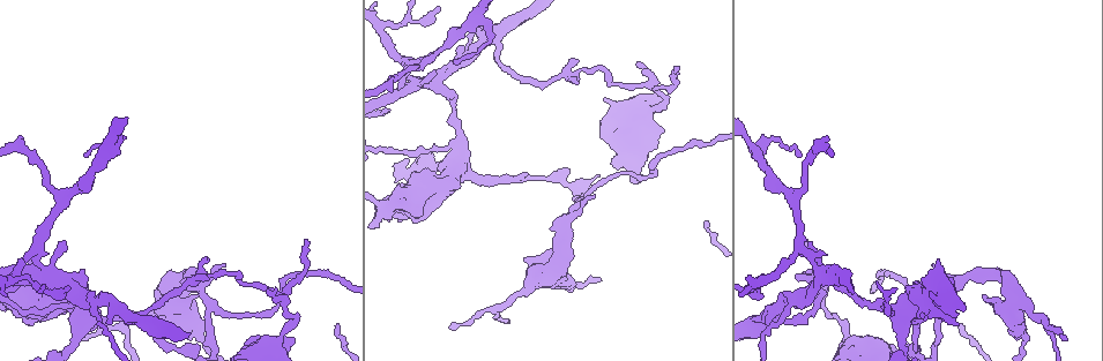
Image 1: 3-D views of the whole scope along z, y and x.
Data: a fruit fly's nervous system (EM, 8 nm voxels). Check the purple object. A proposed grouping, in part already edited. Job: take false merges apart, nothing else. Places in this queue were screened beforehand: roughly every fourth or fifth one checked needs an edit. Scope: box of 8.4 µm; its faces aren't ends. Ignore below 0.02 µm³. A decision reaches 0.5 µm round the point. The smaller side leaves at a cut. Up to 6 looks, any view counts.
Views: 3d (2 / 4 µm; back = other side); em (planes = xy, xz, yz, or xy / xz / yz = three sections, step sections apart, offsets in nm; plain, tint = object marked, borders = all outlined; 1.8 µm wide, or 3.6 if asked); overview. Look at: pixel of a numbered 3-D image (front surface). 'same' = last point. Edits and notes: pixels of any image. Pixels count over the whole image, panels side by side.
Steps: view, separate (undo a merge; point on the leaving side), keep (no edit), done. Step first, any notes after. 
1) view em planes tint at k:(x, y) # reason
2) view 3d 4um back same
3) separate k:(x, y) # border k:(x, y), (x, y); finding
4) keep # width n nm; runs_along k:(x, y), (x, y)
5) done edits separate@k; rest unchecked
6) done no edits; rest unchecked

view 3d 4um back at 1:(1013, 293) # three-way junction

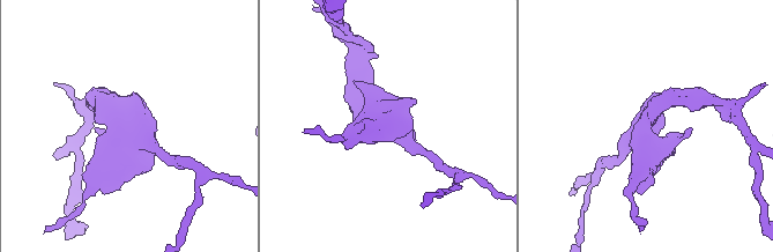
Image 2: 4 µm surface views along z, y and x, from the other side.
view em planes tint at 2:(121, 127) # now the EM

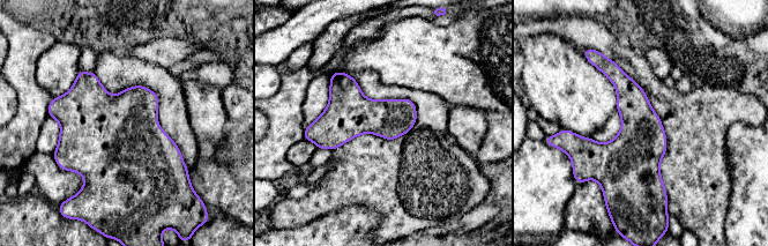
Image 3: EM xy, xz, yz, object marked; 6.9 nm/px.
keep # continuous, no second cell

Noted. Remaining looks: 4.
view em planes tint at 1:(437, 75) # sharp bend

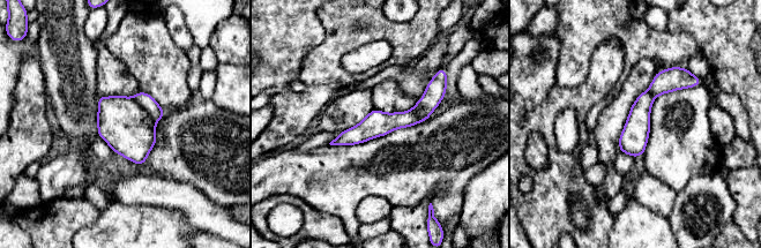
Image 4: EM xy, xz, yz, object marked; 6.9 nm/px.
separate 4:(122, 122) # border 4:(133, 98), (154, 121); a second cell is stuck on

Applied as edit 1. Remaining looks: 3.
view 3d 4um at 1:(167, 344) # narrows sharply

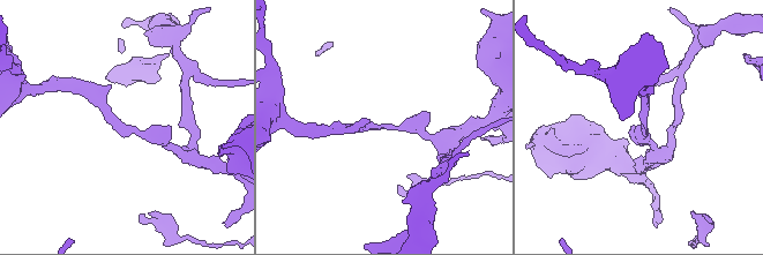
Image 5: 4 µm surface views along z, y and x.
view em xz step 4 tint at 5:(381, 123) # arm_widths 180, 190 nm

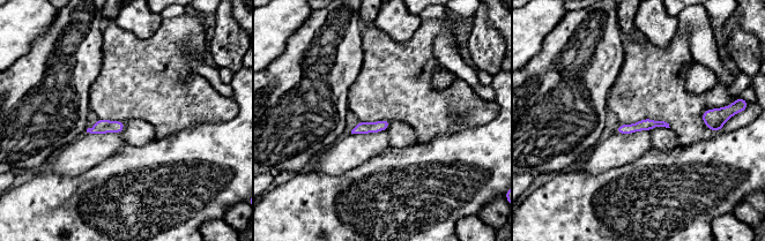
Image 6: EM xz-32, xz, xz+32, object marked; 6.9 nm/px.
view em planes tint same

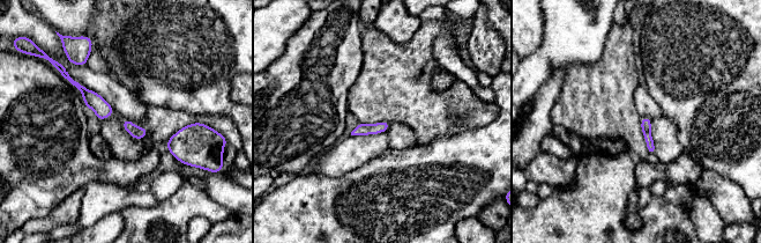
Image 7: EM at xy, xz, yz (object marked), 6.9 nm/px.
keep # continuous, no second cell

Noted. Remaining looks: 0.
done edits separate@4; rest unchecked

